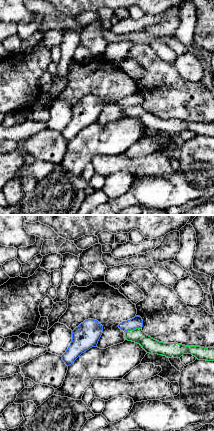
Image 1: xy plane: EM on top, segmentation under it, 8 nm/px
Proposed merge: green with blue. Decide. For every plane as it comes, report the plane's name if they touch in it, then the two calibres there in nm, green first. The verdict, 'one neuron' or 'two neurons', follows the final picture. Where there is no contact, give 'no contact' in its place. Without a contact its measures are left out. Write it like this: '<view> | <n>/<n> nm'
xy | 120/90 nm

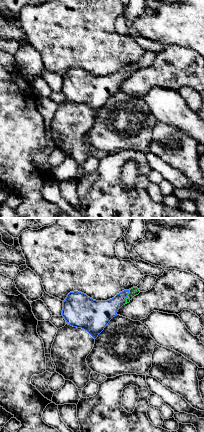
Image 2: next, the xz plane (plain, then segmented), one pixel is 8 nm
xz | 70/200 nm

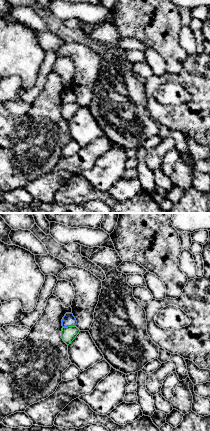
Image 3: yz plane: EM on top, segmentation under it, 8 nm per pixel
yz | 120/100 nm

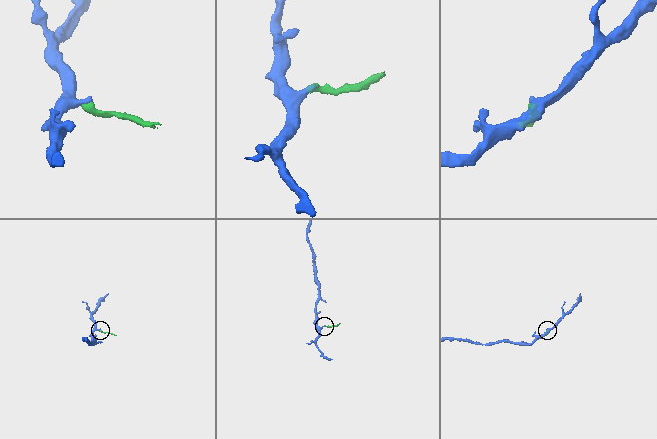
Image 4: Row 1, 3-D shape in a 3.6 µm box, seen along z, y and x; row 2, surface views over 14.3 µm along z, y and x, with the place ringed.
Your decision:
two neurons

